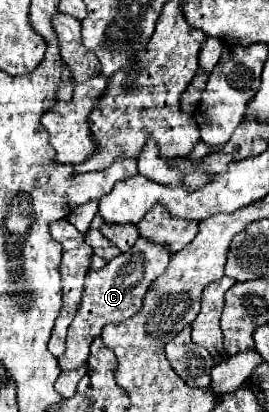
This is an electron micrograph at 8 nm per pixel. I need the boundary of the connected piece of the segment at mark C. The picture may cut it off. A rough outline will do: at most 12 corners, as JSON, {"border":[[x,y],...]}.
{"border":[[145,239],[85,277],[61,369],[141,309],[171,253]]}

